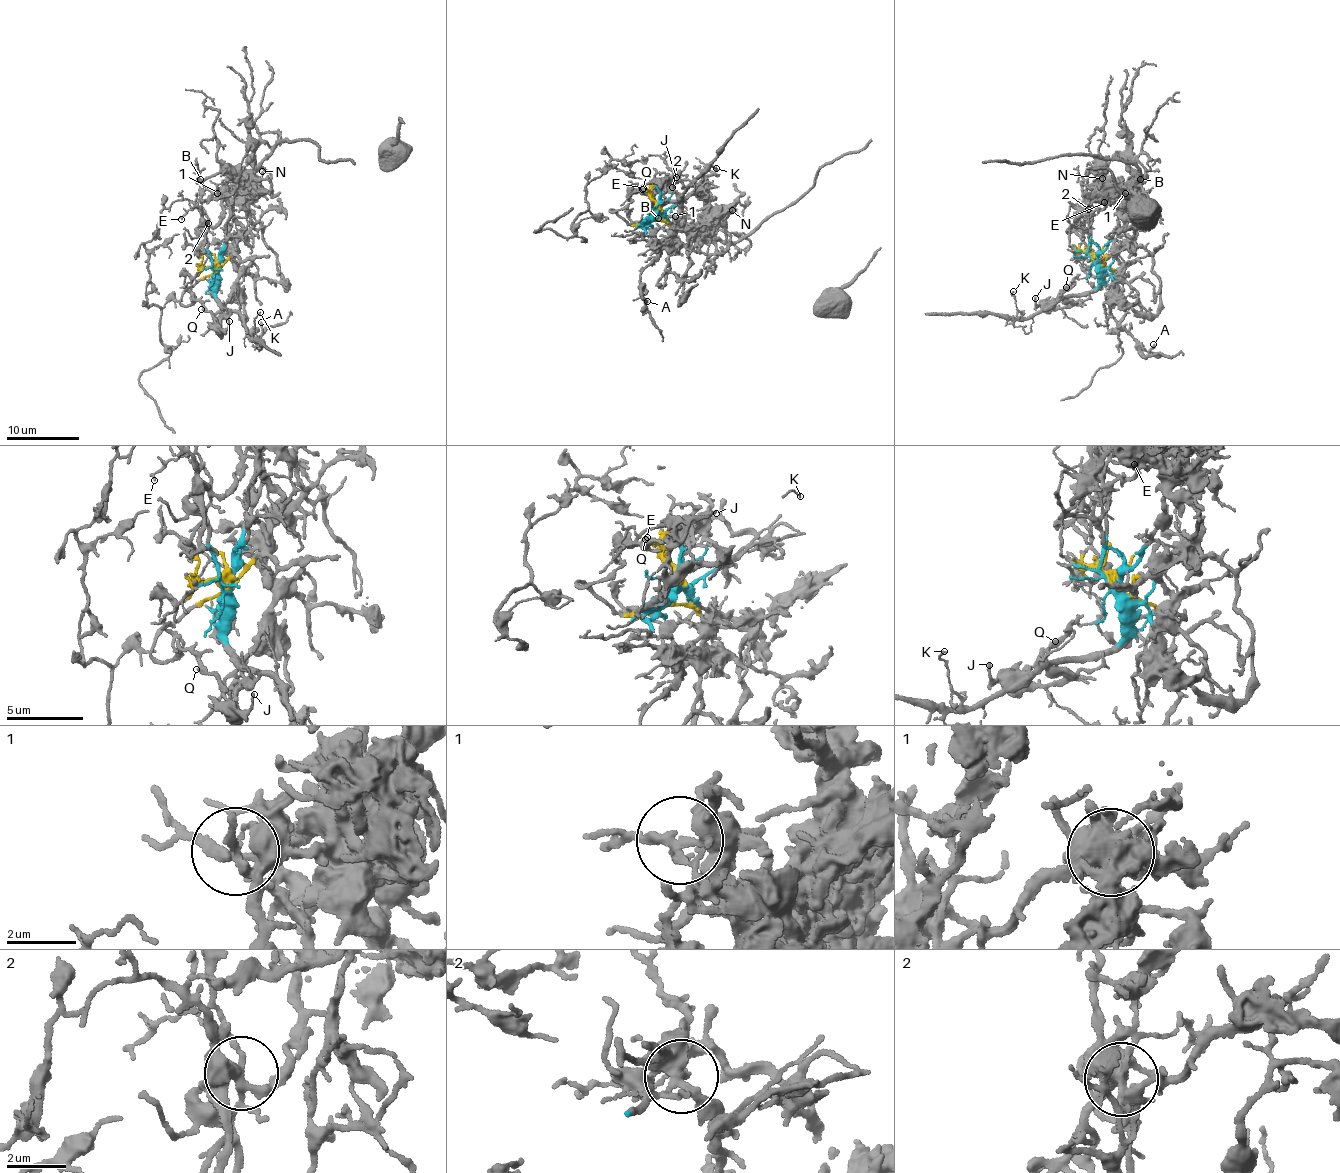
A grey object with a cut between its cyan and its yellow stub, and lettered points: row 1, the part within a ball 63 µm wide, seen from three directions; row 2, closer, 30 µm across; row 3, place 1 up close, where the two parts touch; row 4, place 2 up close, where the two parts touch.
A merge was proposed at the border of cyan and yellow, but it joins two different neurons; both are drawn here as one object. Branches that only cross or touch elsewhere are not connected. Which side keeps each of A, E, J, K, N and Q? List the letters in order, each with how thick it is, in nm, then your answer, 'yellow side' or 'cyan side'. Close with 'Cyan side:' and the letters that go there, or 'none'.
A: 180 nm | yellow side
E: 140 nm | cyan side
J: 160 nm | cyan side
K: 110 nm | cyan side
N: 90 nm | yellow side
Q: 300 nm | cyan side
Cyan side: E, J, K, Q

